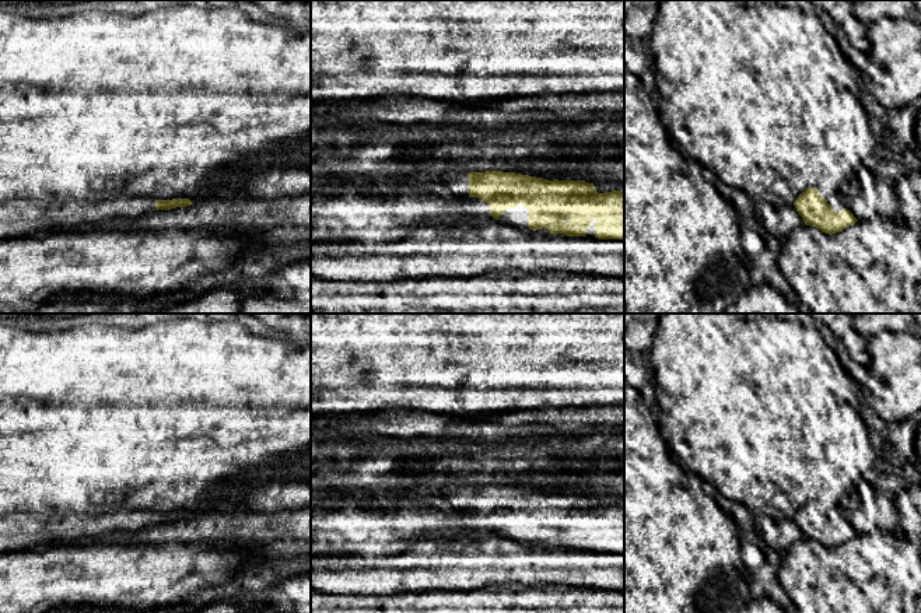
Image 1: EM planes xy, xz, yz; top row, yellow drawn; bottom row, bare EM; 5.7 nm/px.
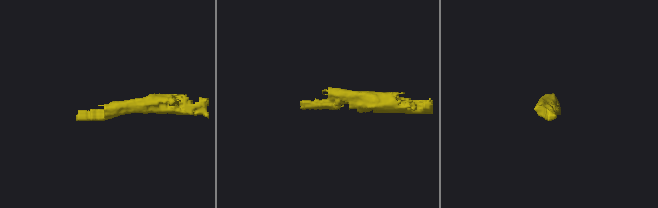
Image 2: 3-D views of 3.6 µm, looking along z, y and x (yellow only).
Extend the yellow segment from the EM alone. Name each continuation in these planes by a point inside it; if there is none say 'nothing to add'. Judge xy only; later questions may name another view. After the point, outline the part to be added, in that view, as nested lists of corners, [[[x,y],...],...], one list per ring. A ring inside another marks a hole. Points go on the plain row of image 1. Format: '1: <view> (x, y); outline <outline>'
1: xy (18, 532); outline [[[146,509],[120,512],[118,515],[73,515],[42,518],[32,514],[11,514],[0,516],[0,553],[13,553],[20,550],[45,549],[77,542],[81,537],[105,536],[118,530],[134,533],[140,529],[155,525],[155,514]]]

